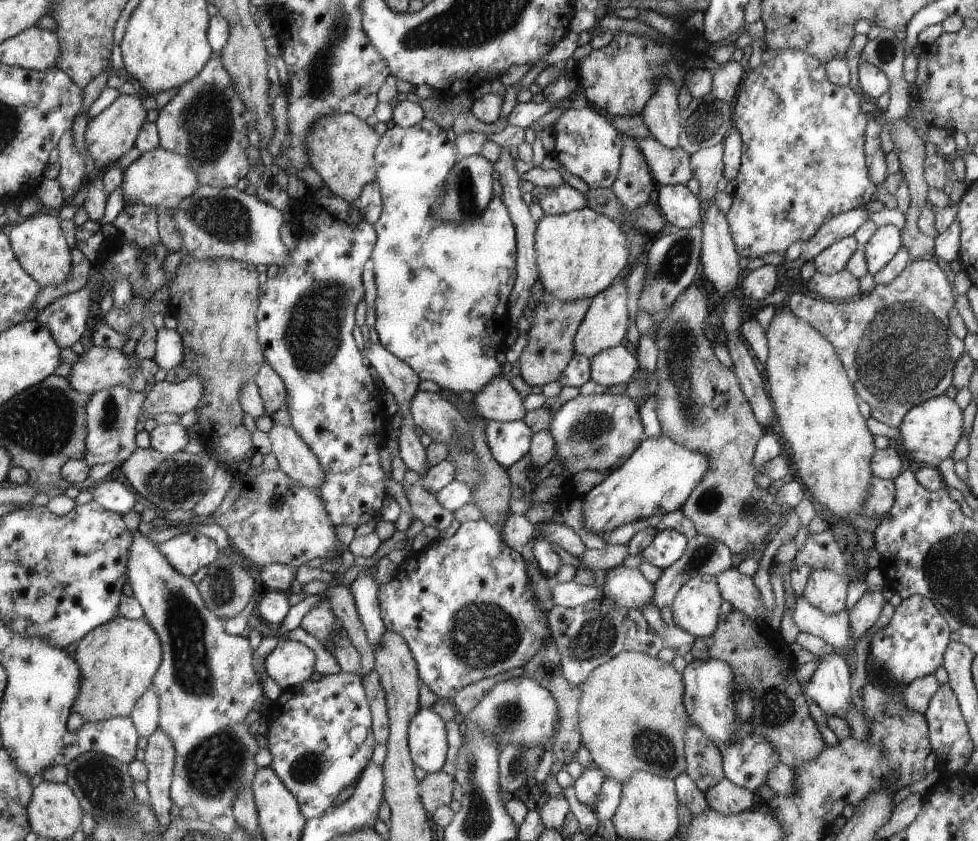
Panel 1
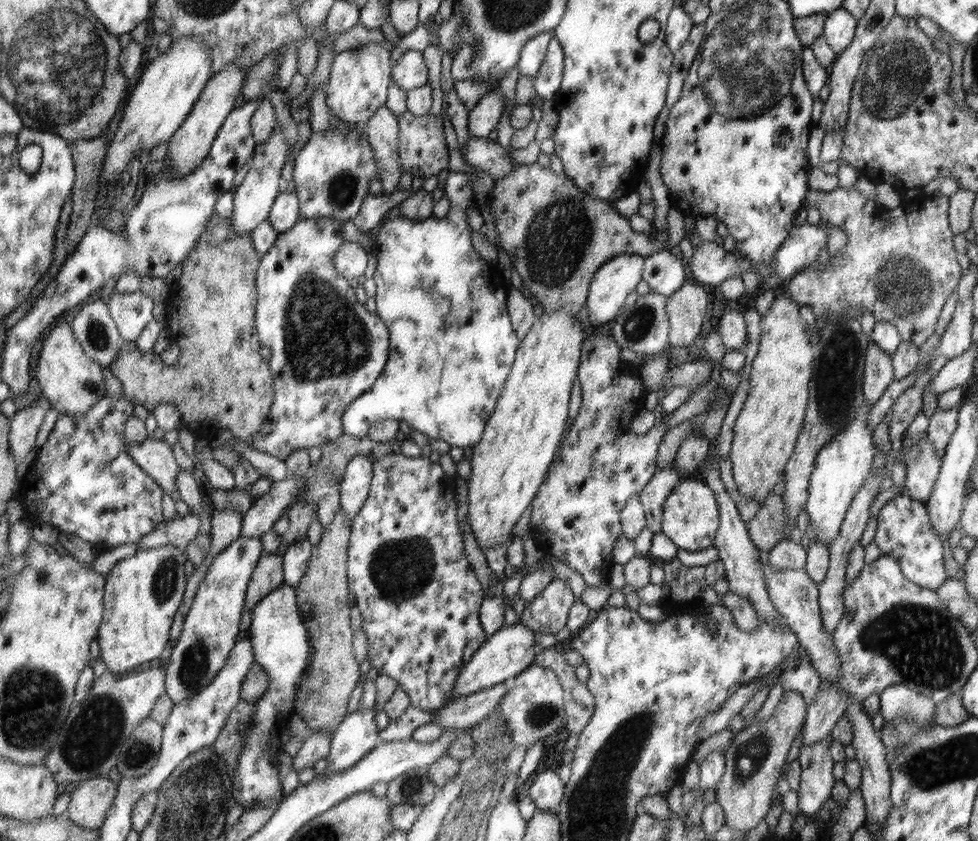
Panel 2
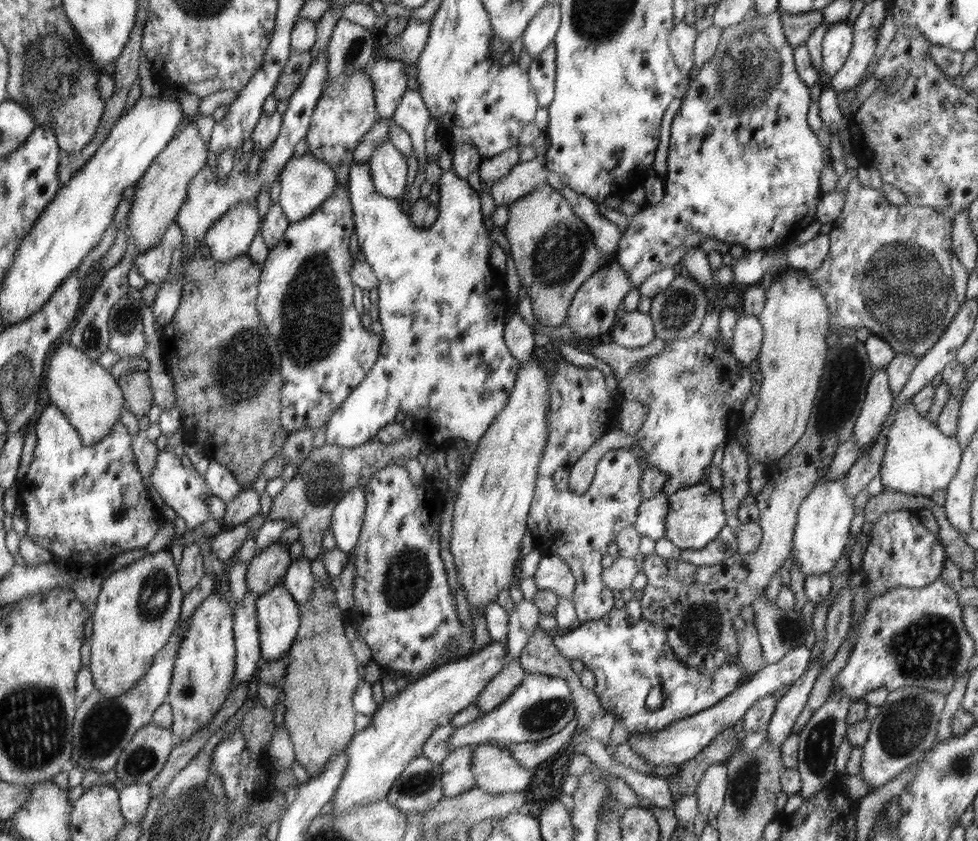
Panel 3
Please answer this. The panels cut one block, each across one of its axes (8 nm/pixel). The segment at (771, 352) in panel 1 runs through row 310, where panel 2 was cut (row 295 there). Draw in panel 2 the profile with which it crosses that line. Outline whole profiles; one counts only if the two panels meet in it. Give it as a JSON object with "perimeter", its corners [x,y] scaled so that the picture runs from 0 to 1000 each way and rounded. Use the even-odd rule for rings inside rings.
{"perimeter":[[[801,348],[792,352],[787,366],[778,376],[778,401],[776,415],[767,433],[765,471],[751,507],[751,523],[746,535],[749,570],[753,573],[754,587],[767,591],[779,598],[787,590],[789,578],[802,571],[802,554],[808,548],[822,503],[822,492],[827,473],[828,445],[830,445],[830,409],[824,397],[824,385],[818,378],[816,360]]]}

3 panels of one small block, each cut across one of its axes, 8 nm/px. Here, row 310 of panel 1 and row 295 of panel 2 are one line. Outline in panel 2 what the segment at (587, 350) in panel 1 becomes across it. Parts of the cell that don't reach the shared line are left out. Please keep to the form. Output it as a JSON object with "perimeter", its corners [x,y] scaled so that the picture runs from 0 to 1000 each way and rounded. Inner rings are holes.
{"perimeter":[[[633,302],[628,307],[619,312],[613,320],[610,321],[609,328],[602,340],[601,357],[599,366],[601,366],[601,380],[608,390],[618,388],[622,383],[626,383],[631,378],[638,357],[642,354],[644,347],[648,347],[650,338],[656,333],[656,319],[658,319],[658,304],[652,302]]]}

